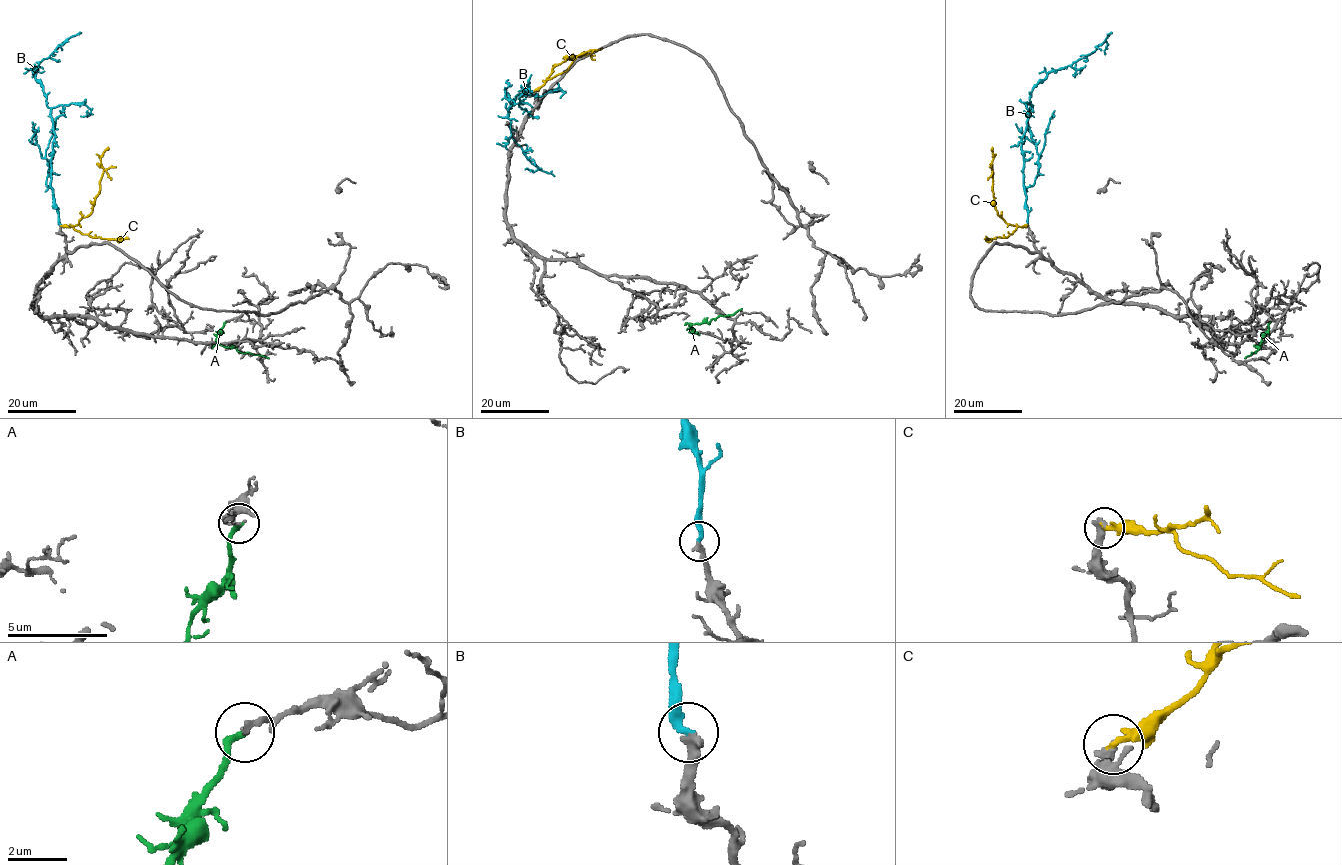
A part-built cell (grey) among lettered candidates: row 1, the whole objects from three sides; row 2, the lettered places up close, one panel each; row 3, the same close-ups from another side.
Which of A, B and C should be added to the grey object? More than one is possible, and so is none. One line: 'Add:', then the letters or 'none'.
Add: B, C

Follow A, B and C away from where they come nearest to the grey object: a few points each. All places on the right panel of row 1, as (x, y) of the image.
A: (1269, 322), (1259, 347), (1245, 358)
B: (1027, 224), (1021, 139), (1031, 89), (1053, 70), (1086, 57), (1112, 32)
C: (1026, 226), (1008, 224), (996, 210), (992, 147)

